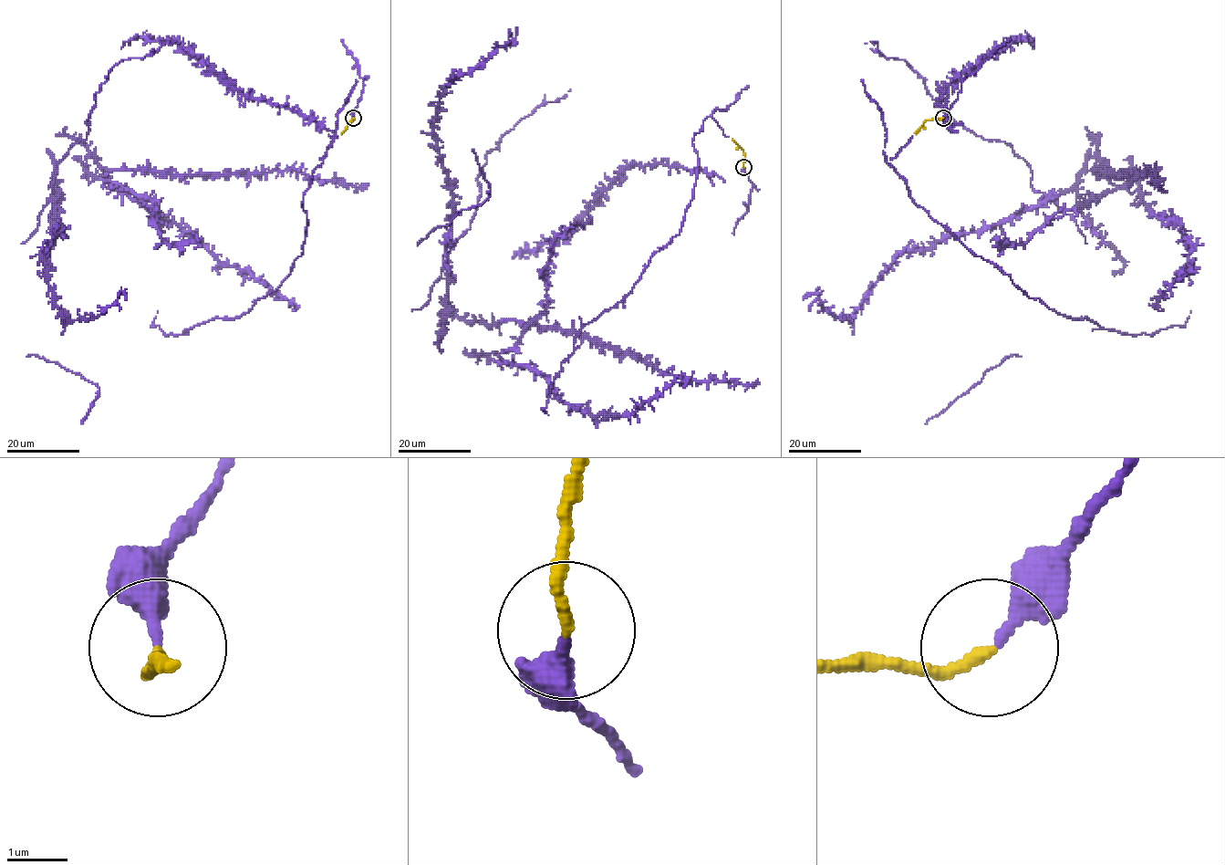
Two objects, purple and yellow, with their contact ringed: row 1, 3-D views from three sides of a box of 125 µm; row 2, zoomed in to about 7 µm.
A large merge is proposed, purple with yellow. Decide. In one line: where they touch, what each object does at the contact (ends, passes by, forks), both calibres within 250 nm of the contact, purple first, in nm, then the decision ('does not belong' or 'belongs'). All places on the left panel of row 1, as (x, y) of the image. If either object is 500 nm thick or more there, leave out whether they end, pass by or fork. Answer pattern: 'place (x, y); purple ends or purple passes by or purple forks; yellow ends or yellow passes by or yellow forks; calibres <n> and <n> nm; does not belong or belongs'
place (353, 118); purple ends; yellow ends; calibres 280 and 170 nm; belongs

